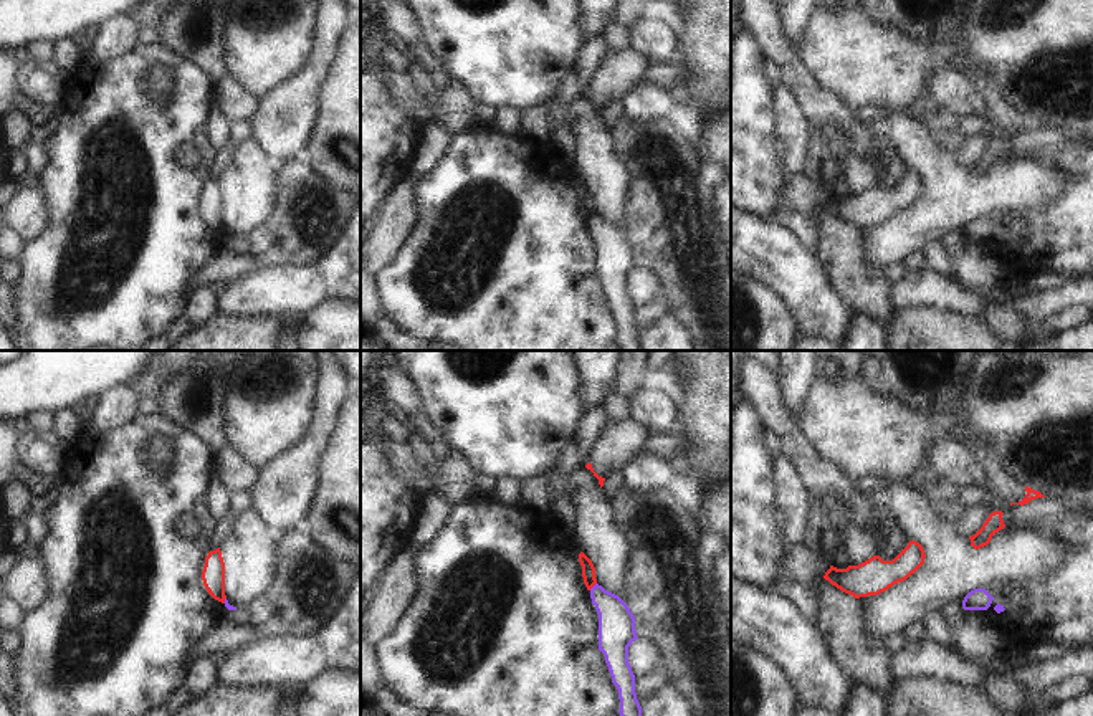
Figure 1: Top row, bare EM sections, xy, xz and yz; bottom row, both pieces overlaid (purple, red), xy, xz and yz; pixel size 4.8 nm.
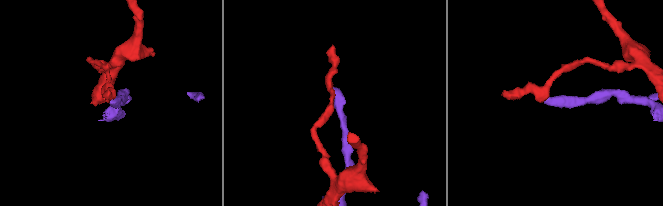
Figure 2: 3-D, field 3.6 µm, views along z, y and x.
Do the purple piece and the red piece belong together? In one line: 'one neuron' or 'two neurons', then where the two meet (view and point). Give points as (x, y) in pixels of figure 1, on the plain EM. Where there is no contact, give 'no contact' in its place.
two neurons; contact xz (594, 215)

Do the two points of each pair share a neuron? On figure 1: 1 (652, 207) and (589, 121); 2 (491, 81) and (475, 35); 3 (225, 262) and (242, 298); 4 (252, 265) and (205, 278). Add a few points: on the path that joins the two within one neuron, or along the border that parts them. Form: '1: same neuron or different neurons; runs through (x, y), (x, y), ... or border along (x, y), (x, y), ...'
1: different neurons; border along (615, 143), (617, 154), (630, 171), (629, 217)
2: same neuron; runs through (491, 70), (491, 52), (486, 47)
3: different neurons; border along (263, 267), (227, 285)
4: same neuron; runs through (240, 265), (217, 270)

